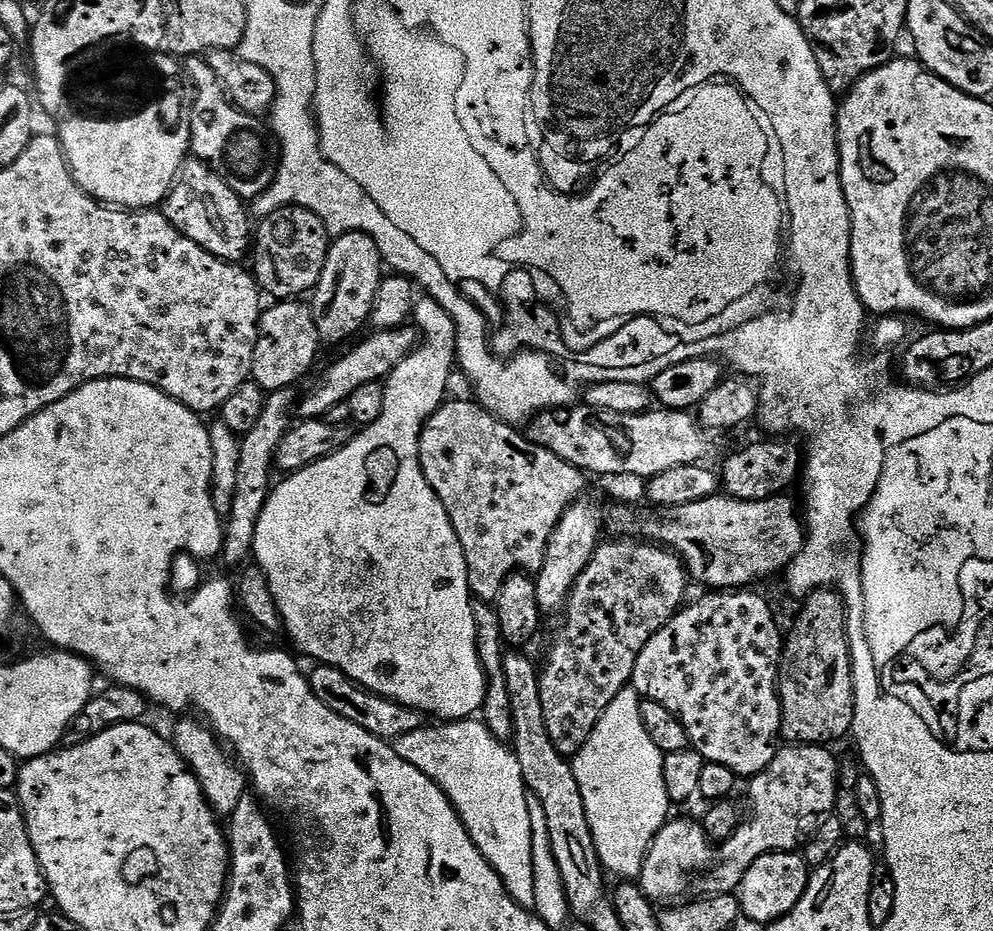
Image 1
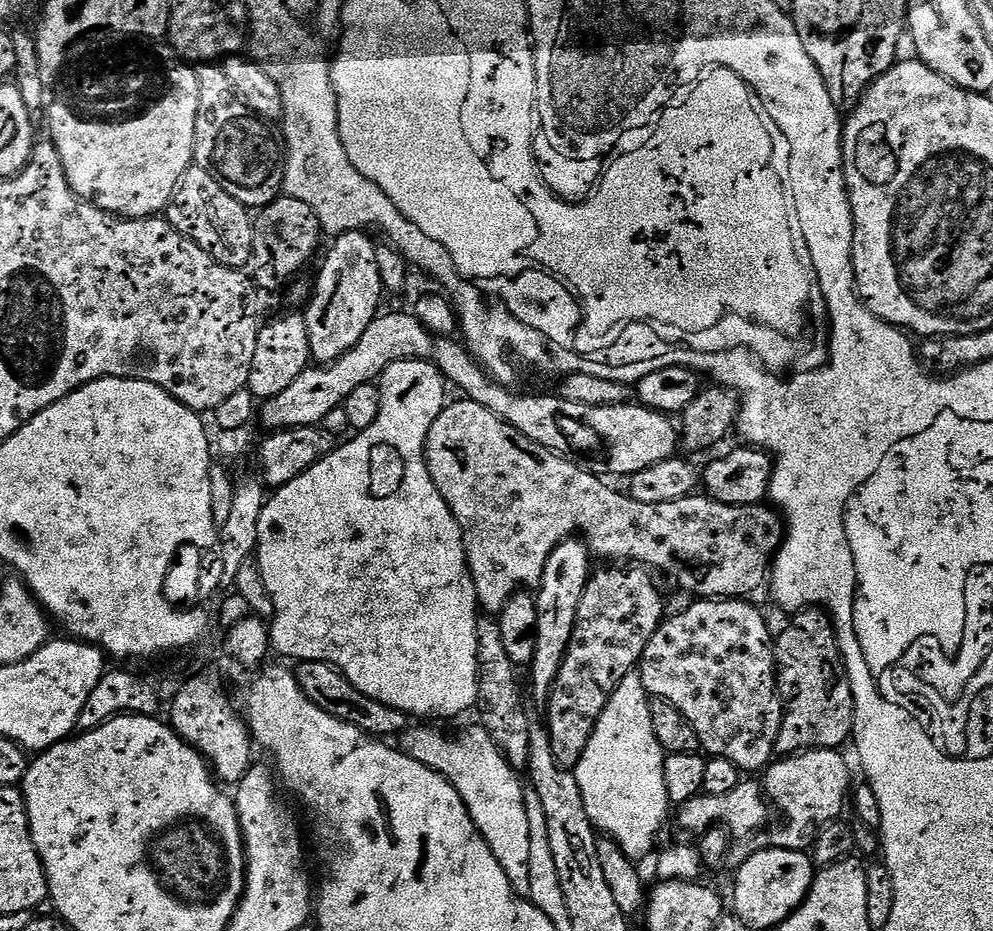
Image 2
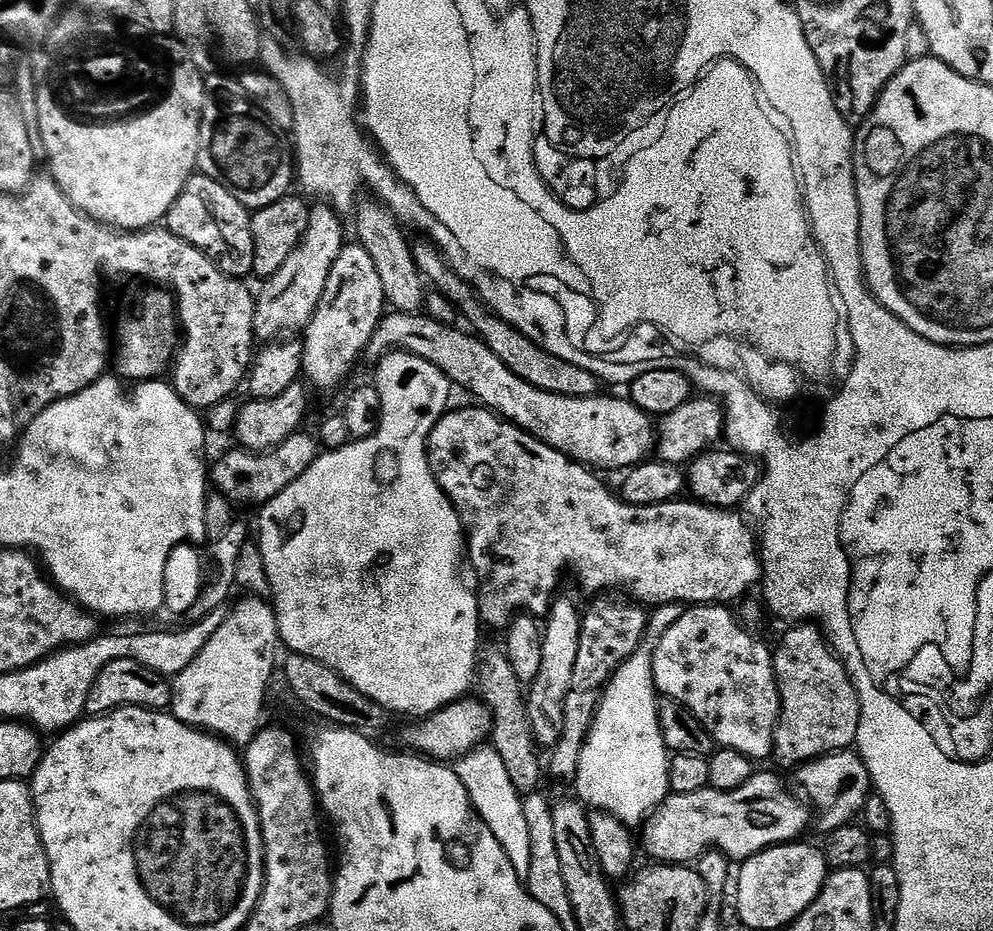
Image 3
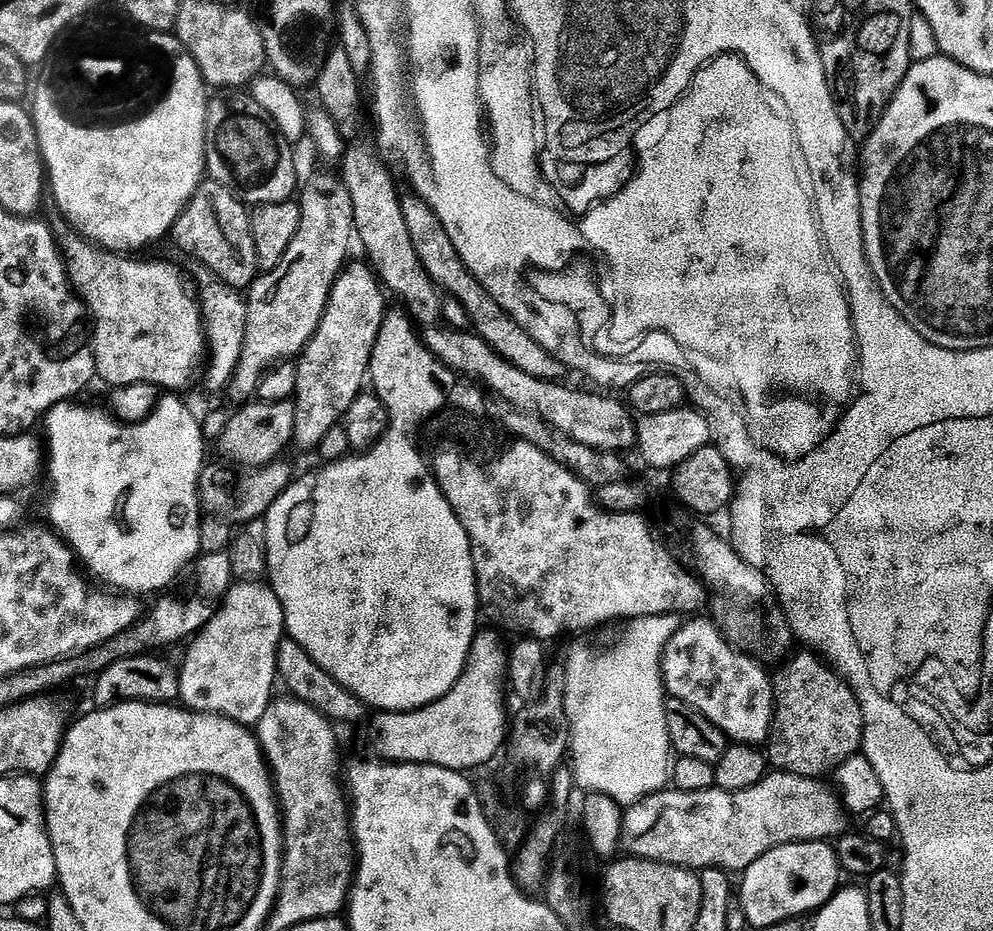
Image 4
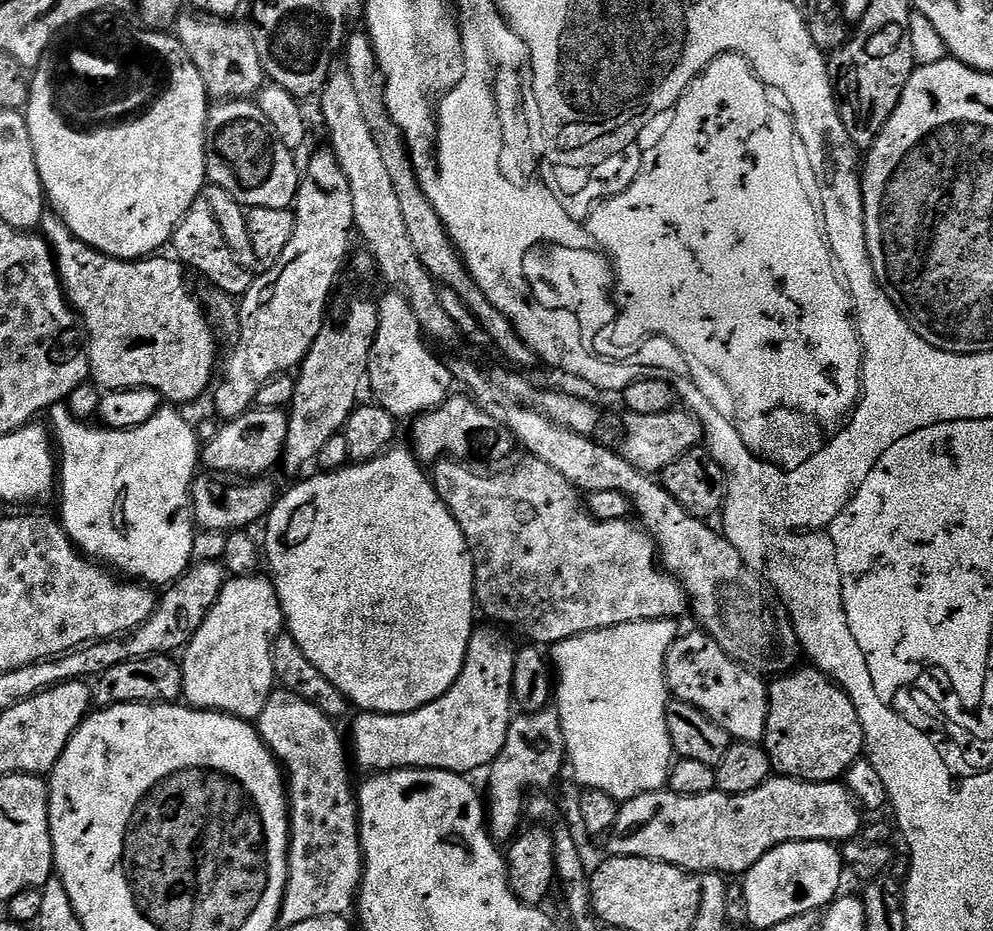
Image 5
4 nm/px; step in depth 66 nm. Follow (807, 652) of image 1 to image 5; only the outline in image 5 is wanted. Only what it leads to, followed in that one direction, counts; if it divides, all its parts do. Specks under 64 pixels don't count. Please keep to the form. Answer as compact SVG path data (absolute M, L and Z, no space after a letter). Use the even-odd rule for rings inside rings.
M815 666L797 667L791 672L785 672L777 675L775 679L768 684L768 717L766 718L766 730L764 731L764 739L762 747L767 752L770 762L772 763L773 773L788 776L792 780L809 780L815 784L827 784L836 782L847 773L848 768L855 760L861 759L862 753L865 751L864 731L862 730L862 722L858 718L858 710L854 710L854 702L844 693L844 689L835 683L832 677L827 676Z

